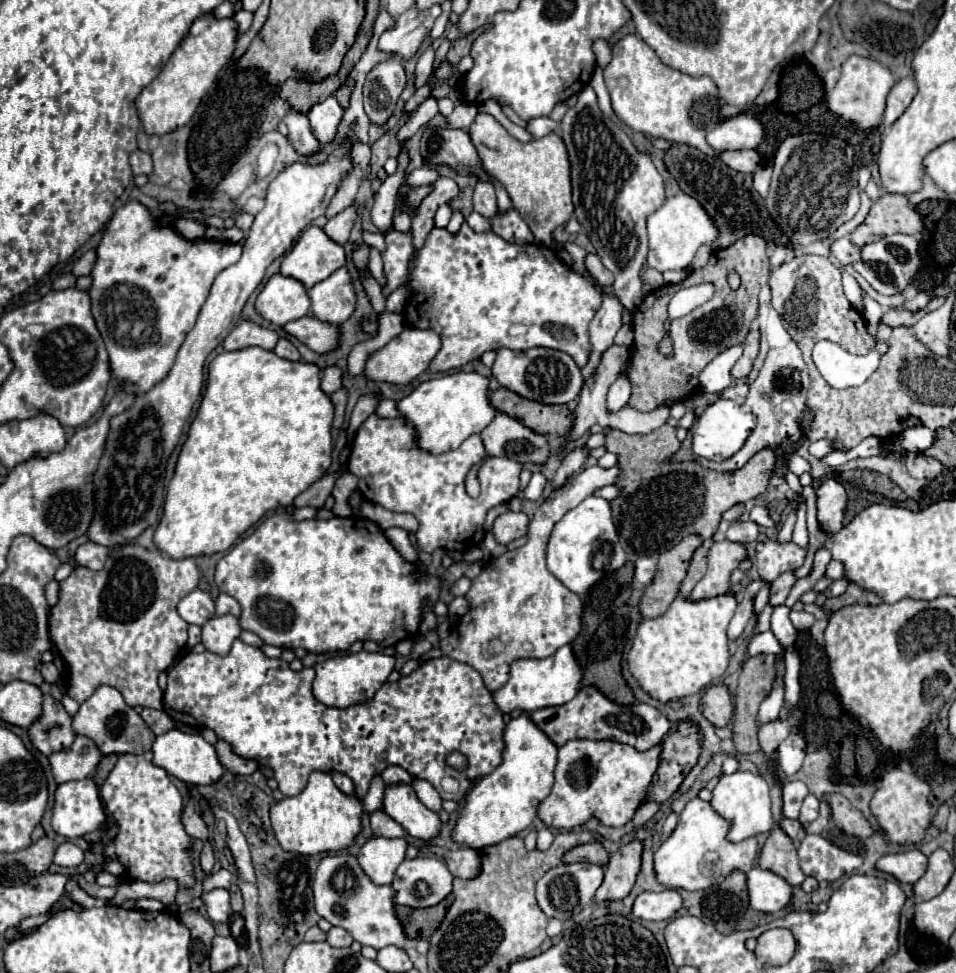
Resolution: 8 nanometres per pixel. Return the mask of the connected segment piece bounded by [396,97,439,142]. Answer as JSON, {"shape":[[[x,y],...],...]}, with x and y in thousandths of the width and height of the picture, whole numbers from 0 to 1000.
{"shape":[[[447,100],[428,120],[428,124],[424,126],[421,132],[421,138],[415,139],[416,145],[423,145],[432,137],[436,137],[445,126],[449,126],[457,116],[459,116],[459,110],[457,110],[457,100]]]}

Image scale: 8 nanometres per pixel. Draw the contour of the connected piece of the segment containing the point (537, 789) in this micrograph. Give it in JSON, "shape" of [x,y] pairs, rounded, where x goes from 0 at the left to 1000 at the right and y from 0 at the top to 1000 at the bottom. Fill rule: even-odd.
{"shape":[[[551,733],[535,739],[528,747],[526,784],[505,801],[501,801],[486,819],[486,829],[474,852],[474,862],[495,873],[524,866],[530,860],[551,852],[564,825],[578,811],[578,790],[583,782],[583,766],[558,743]]]}

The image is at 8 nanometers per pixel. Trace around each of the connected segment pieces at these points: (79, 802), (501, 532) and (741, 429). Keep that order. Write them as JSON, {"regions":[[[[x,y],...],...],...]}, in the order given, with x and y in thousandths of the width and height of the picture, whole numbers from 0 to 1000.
{"regions":[[[[91,799],[85,803],[70,803],[60,809],[58,813],[58,827],[55,827],[55,852],[70,860],[87,860],[112,844],[104,807]]],[[[530,525],[526,529],[522,529],[518,533],[516,540],[516,550],[522,558],[530,560],[537,554],[543,554],[547,550],[553,548],[553,531],[549,527],[539,527],[539,525]]],[[[752,410],[733,424],[729,439],[725,441],[725,466],[744,474],[758,474],[779,457],[790,437],[792,429],[786,422],[777,422],[777,418],[771,412]]]]}

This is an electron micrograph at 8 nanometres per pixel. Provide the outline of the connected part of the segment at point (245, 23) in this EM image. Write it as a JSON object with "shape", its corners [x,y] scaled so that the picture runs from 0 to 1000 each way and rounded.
{"shape":[[[252,9],[252,11],[248,11],[248,13],[244,15],[244,20],[250,24],[250,34],[256,34],[256,32],[260,30],[260,26],[263,26],[265,13],[263,13],[263,11],[256,11],[256,9]]]}

